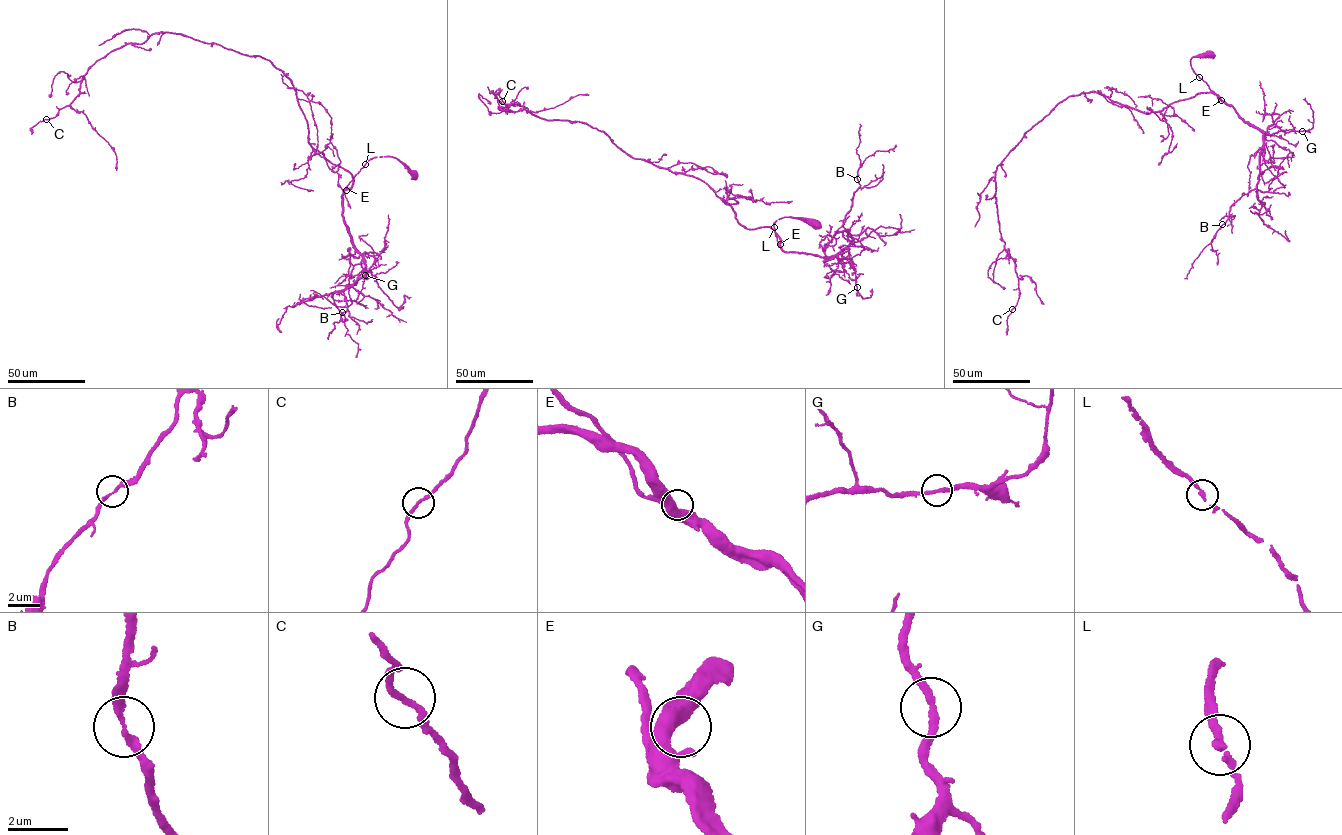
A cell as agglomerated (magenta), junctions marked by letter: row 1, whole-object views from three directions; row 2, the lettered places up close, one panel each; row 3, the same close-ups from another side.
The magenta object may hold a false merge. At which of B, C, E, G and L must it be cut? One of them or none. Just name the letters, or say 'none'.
none

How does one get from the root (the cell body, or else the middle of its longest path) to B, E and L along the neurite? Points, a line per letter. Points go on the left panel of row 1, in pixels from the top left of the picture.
B: (414, 173), (395, 157), (374, 157), (343, 190), (344, 222), (366, 274), (337, 291), (346, 301), (341, 312)
E: (414, 173), (395, 157), (374, 157), (366, 162), (346, 190)
L: (414, 173), (390, 156), (373, 158), (365, 164)

